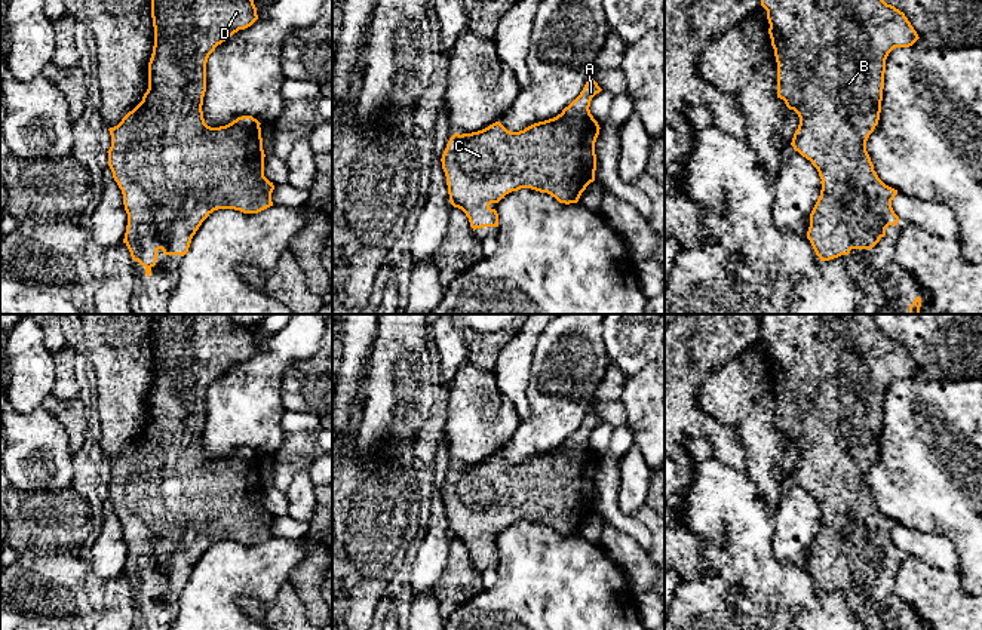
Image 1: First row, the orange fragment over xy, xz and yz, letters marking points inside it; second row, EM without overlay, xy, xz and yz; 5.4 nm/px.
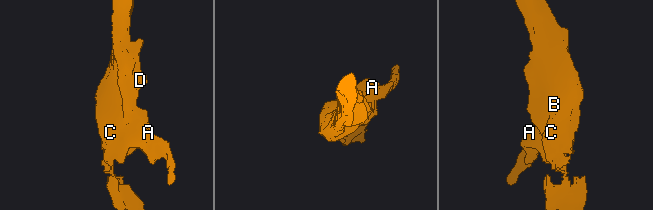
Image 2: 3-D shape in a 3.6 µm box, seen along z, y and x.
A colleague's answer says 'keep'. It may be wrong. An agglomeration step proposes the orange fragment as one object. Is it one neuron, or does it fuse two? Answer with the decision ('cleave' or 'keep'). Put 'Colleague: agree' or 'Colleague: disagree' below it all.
keep
Colleague: agree

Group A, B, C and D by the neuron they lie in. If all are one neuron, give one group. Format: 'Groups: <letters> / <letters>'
Groups: A B C D

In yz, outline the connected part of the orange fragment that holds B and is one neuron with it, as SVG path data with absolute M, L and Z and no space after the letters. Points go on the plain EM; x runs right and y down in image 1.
M762 314L761 316L761 338L767 342L767 351L770 356L768 366L774 388L777 394L777 430L783 431L789 442L794 442L800 449L798 461L794 465L791 477L803 489L811 494L820 508L820 528L810 546L810 559L807 571L810 572L816 587L820 593L829 593L841 587L848 587L851 581L872 581L881 569L886 568L889 557L897 557L899 548L892 540L892 532L897 526L897 522L886 517L874 503L874 497L866 483L866 473L874 464L880 452L886 391L894 379L909 379L920 369L903 344L892 336L887 336L877 325L872 314Z

